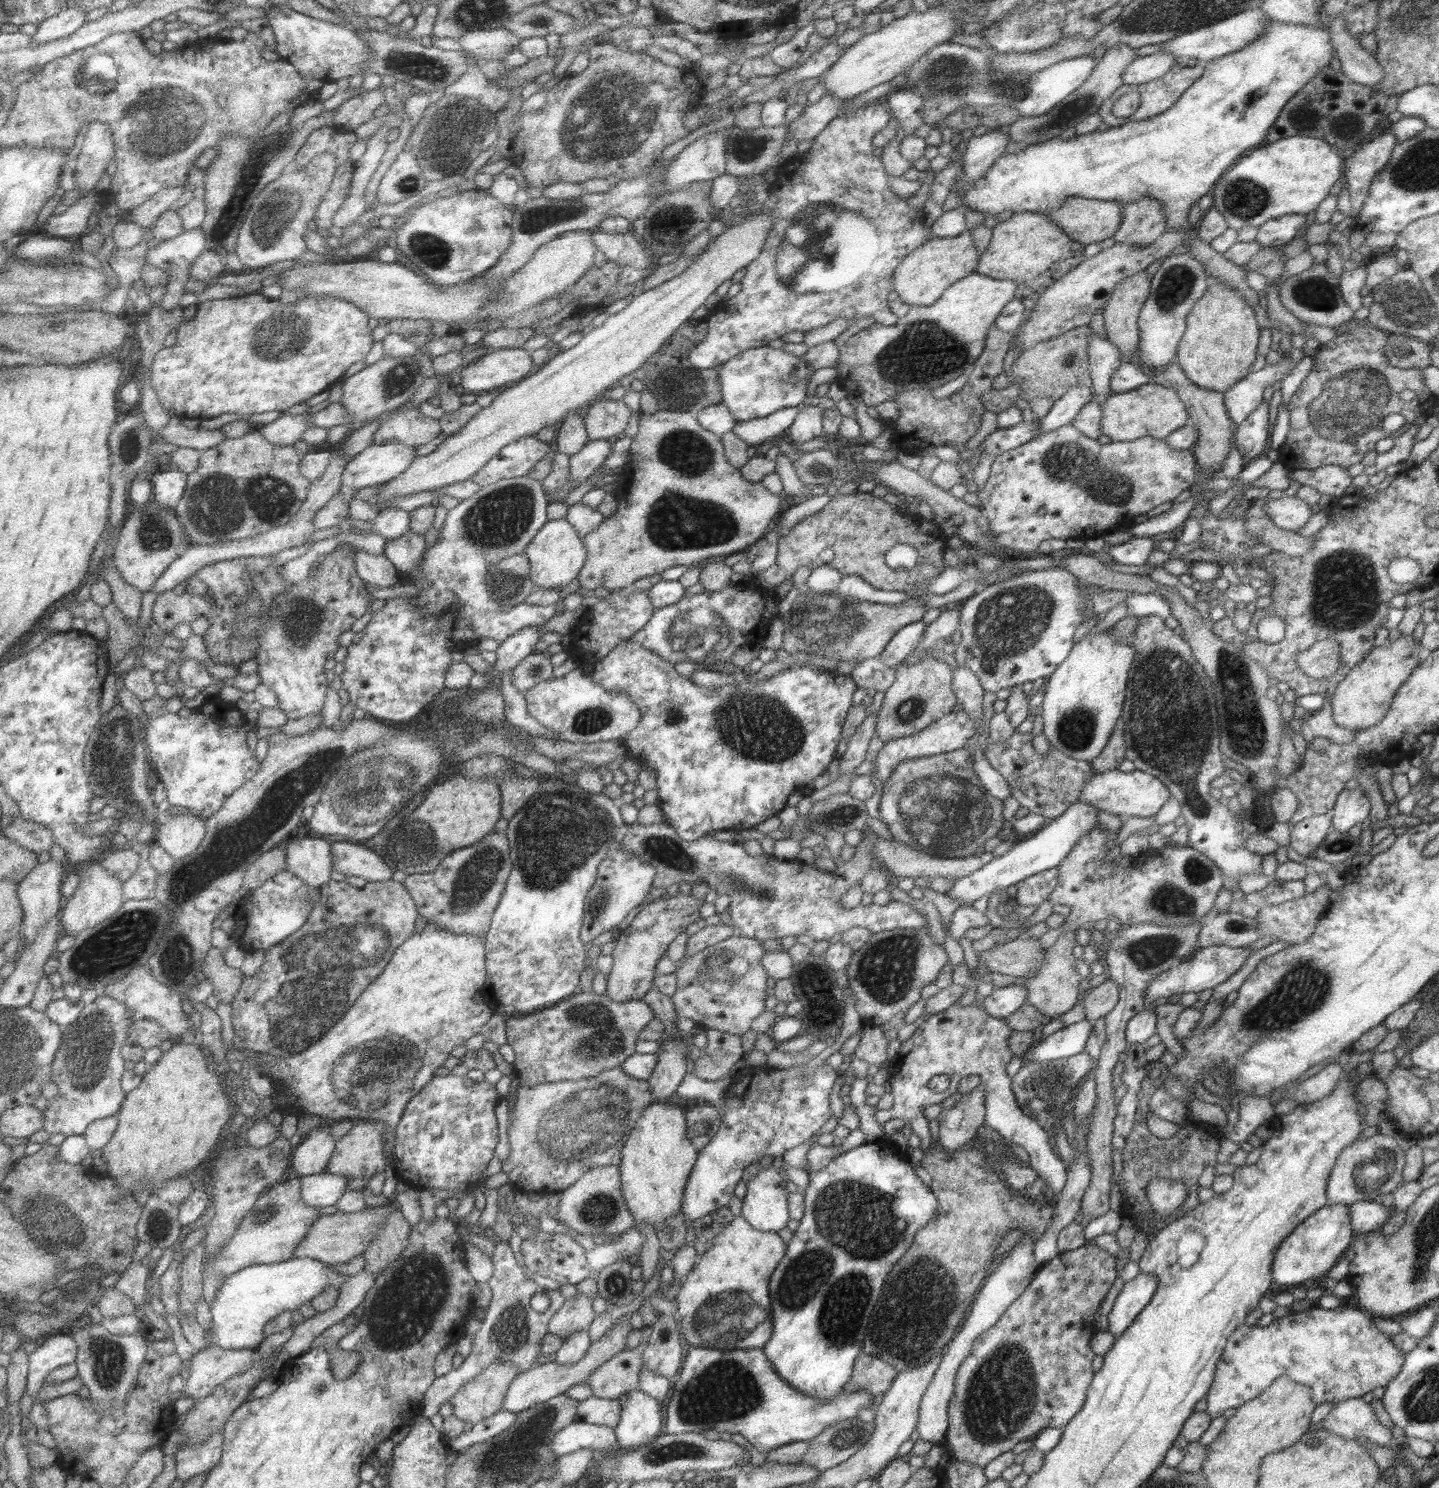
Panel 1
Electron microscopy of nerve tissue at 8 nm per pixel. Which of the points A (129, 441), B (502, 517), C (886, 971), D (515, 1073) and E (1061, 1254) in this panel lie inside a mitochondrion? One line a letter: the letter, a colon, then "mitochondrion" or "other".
A: mitochondrion
B: mitochondrion
C: mitochondrion
D: other
E: other

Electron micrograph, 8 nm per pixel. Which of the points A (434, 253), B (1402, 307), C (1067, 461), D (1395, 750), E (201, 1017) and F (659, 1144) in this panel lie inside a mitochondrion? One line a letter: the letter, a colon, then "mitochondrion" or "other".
A: mitochondrion
B: mitochondrion
C: mitochondrion
D: other
E: other
F: other

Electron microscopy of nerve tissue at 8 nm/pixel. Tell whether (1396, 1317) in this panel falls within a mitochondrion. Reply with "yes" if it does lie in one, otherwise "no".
no

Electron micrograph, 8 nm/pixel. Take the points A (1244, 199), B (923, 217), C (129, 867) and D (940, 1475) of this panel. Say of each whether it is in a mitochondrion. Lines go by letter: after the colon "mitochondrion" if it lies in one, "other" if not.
A: mitochondrion
B: other
C: other
D: other

